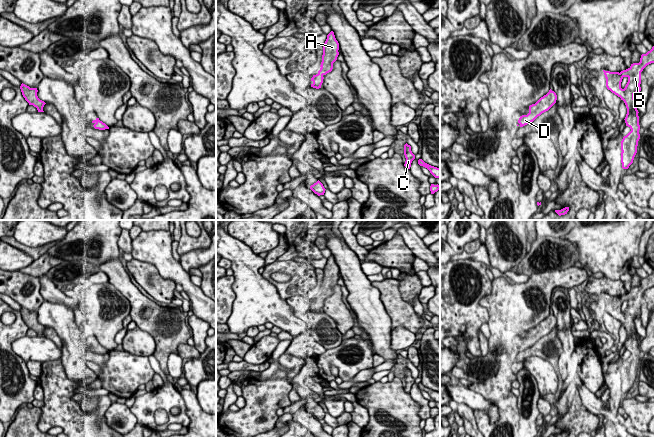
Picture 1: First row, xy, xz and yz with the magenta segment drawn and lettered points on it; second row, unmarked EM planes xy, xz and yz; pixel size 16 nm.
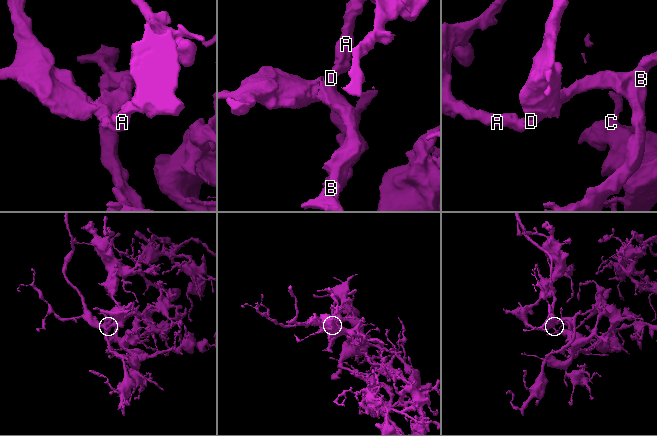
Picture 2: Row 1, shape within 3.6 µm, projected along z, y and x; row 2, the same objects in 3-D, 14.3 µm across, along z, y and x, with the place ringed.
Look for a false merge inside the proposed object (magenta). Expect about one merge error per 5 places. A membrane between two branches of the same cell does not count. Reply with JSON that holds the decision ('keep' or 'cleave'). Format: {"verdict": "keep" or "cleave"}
{"verdict": "keep"}

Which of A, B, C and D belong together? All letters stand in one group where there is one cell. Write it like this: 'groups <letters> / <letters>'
groups A B C D

